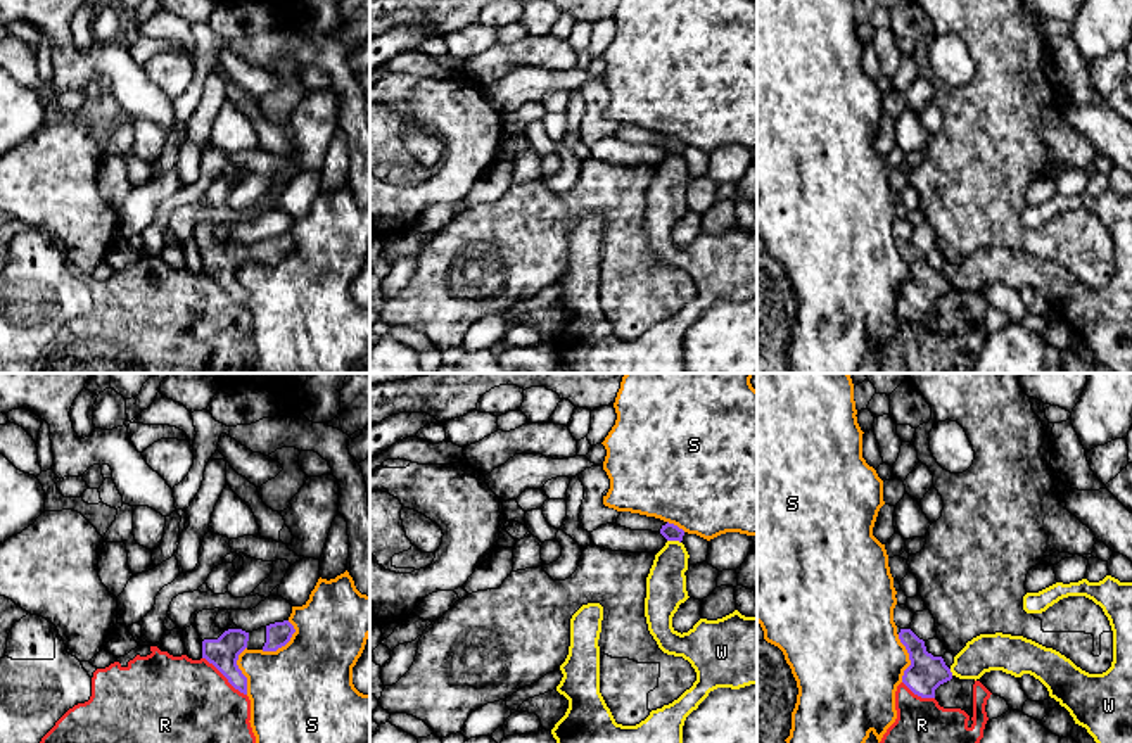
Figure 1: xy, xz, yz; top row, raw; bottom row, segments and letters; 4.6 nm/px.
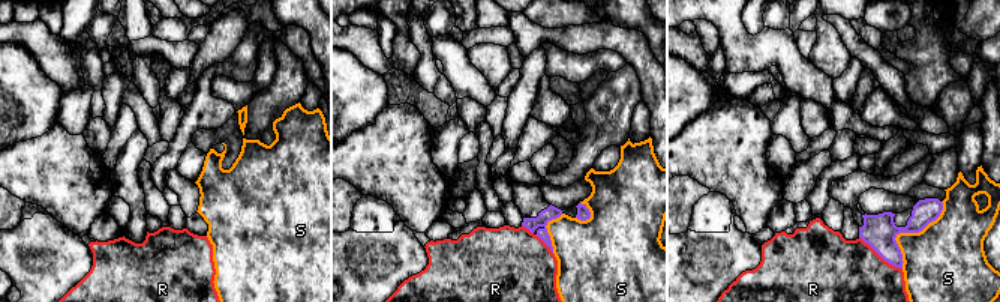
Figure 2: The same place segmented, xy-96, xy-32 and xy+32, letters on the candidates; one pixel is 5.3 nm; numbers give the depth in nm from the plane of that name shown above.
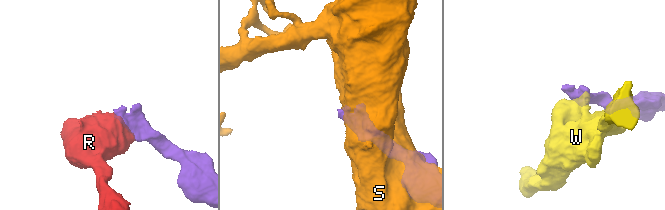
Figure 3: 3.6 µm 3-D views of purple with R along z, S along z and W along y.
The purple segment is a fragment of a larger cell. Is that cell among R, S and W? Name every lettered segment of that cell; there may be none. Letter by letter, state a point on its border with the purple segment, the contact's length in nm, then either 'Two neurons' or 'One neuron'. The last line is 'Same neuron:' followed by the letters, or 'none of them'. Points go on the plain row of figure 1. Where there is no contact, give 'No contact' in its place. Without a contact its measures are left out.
R: Touches purple at xy (225, 289). Shared border 280 nm. Two neurons
S: Touches purple at xy (282, 258). Shared border 200 nm. Two neurons
W: Touches purple at xz (674, 152). Shared border 70 nm. Two neurons
Same neuron: none of them

